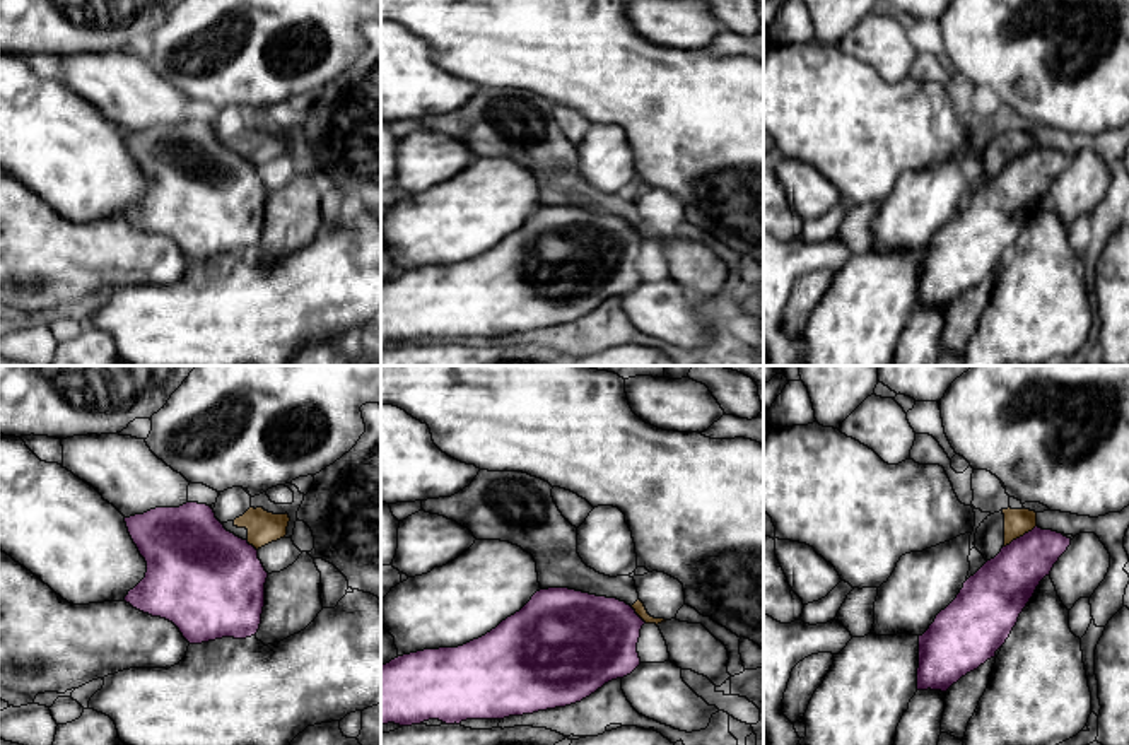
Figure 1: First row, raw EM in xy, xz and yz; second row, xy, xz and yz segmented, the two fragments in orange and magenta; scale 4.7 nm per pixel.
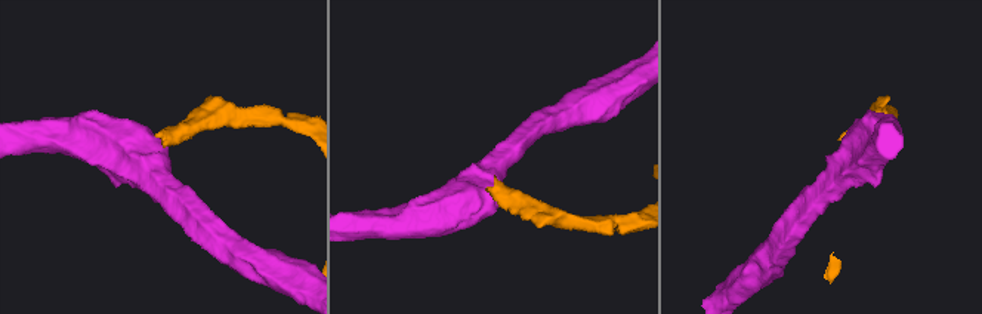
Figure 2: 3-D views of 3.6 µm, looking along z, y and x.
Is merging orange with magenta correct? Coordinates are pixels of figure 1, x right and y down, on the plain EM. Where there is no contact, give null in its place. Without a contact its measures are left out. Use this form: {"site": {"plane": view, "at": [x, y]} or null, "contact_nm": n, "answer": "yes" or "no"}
{"site": {"plane": "yz", "at": [1018, 154]}, "contact_nm": 190, "answer": "no"}

